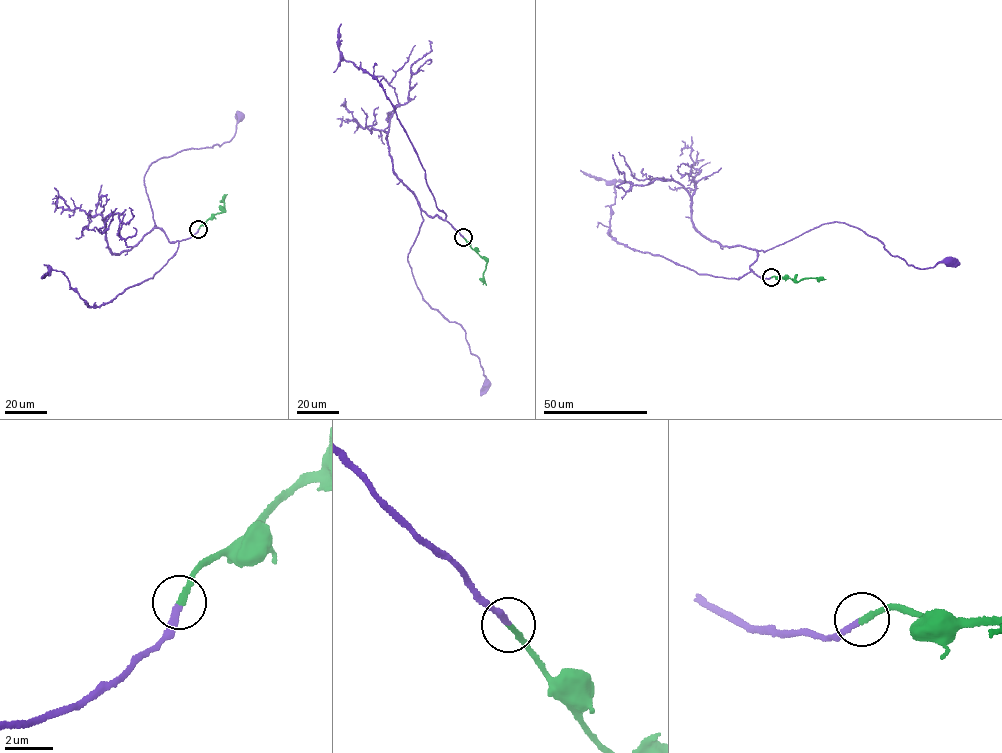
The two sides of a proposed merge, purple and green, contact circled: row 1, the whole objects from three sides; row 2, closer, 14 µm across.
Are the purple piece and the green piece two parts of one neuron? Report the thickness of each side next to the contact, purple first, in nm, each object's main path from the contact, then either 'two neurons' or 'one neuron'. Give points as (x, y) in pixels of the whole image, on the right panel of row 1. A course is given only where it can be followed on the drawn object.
200/220 nm | purple via (771, 277), (750, 269), (754, 249), (766, 251), (835, 222), (875, 237), (908, 265), (949, 263) | green via (771, 277), (797, 281), (825, 279) | one neuron

